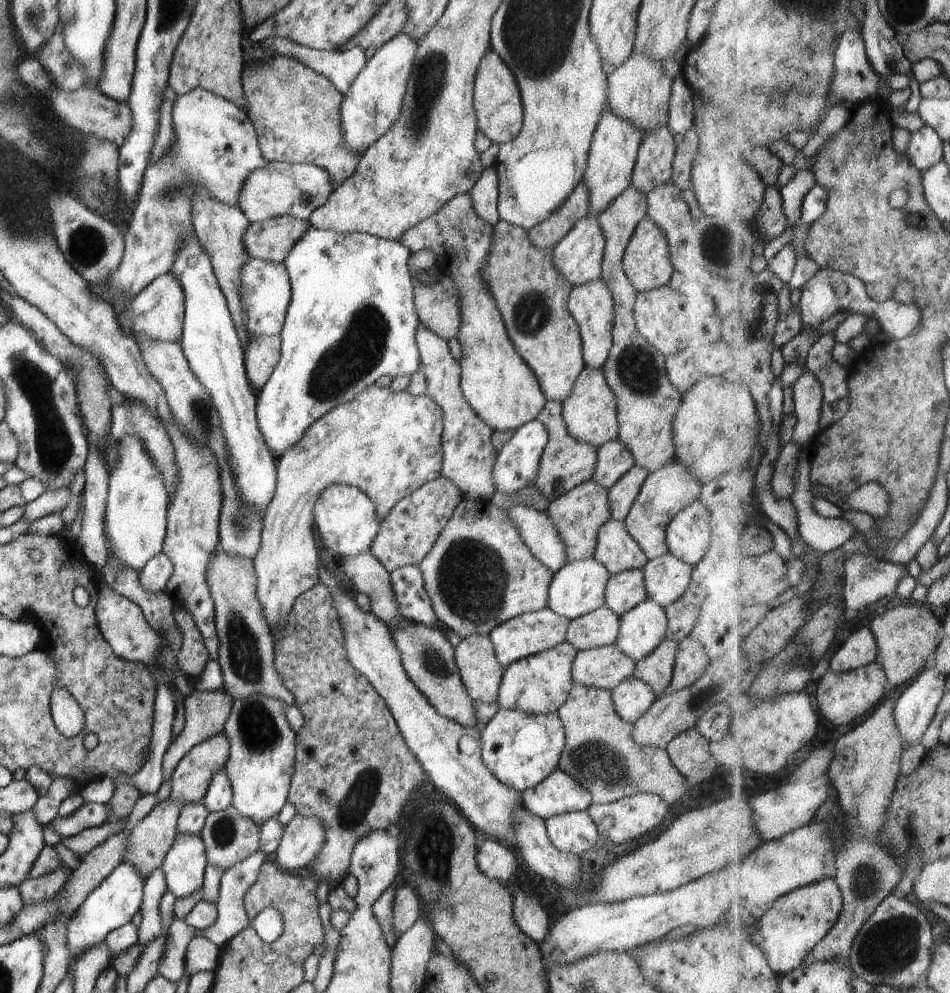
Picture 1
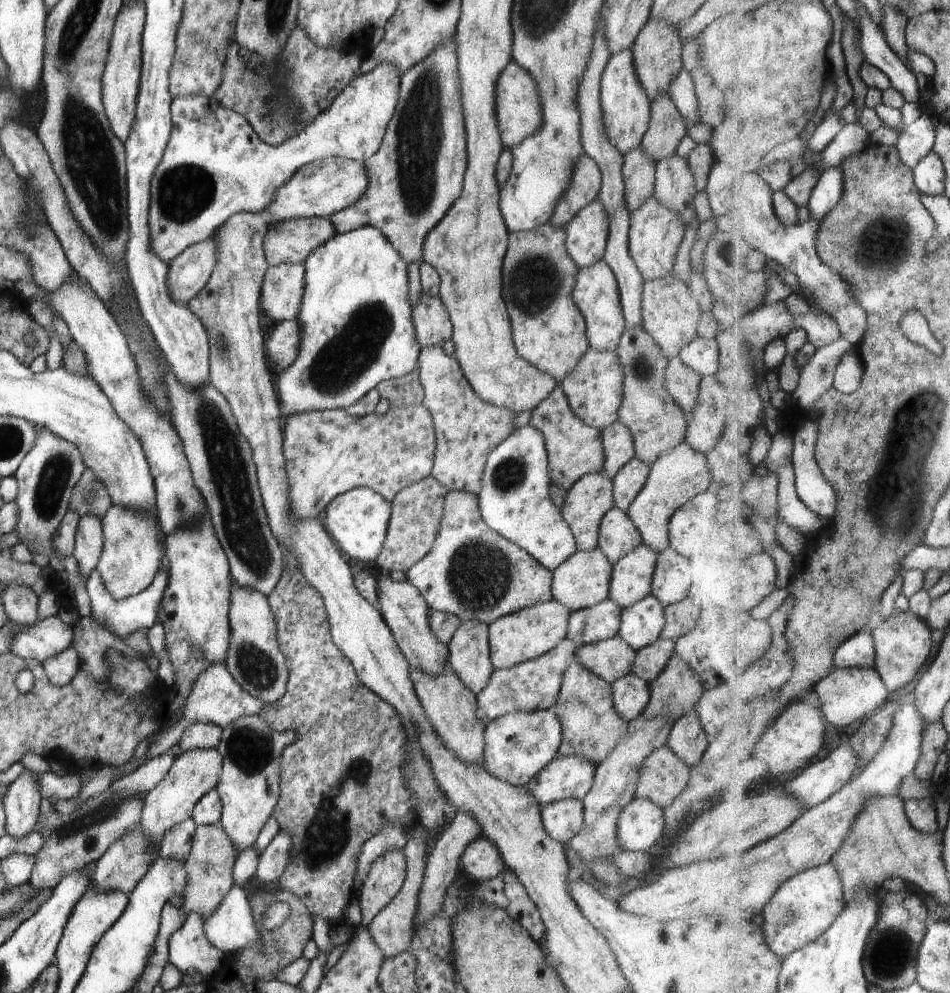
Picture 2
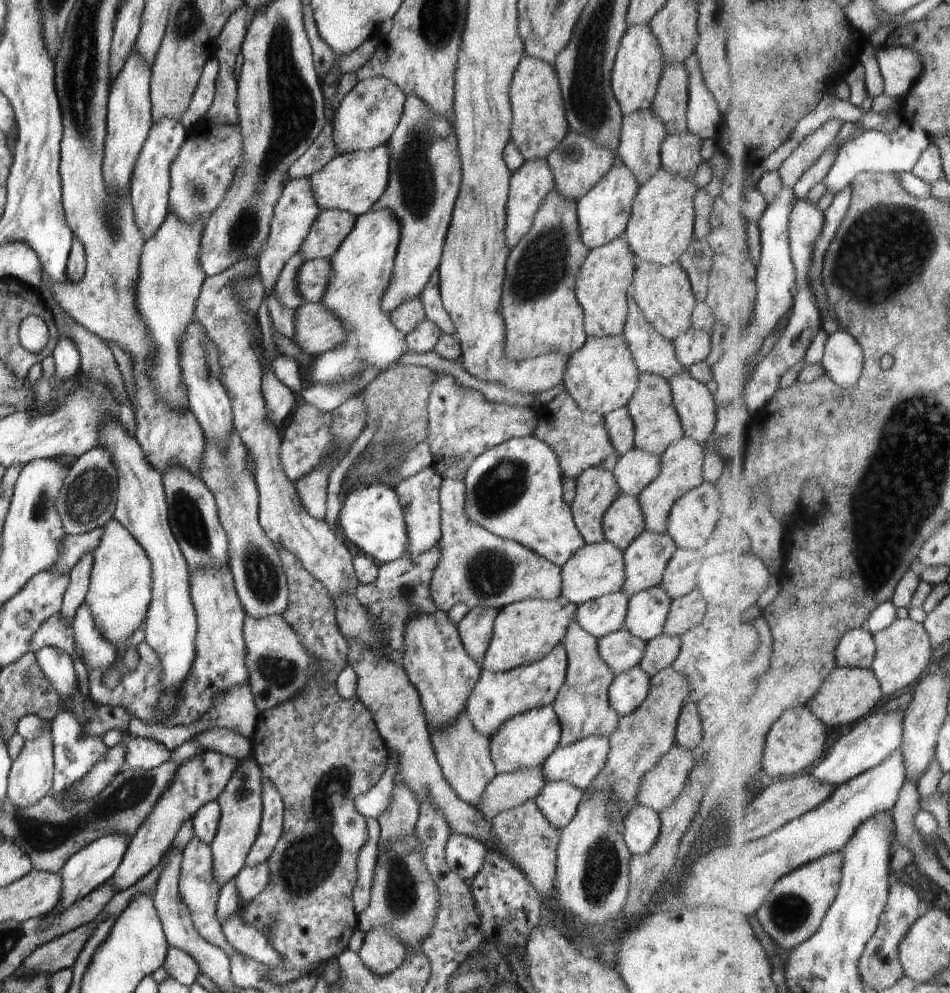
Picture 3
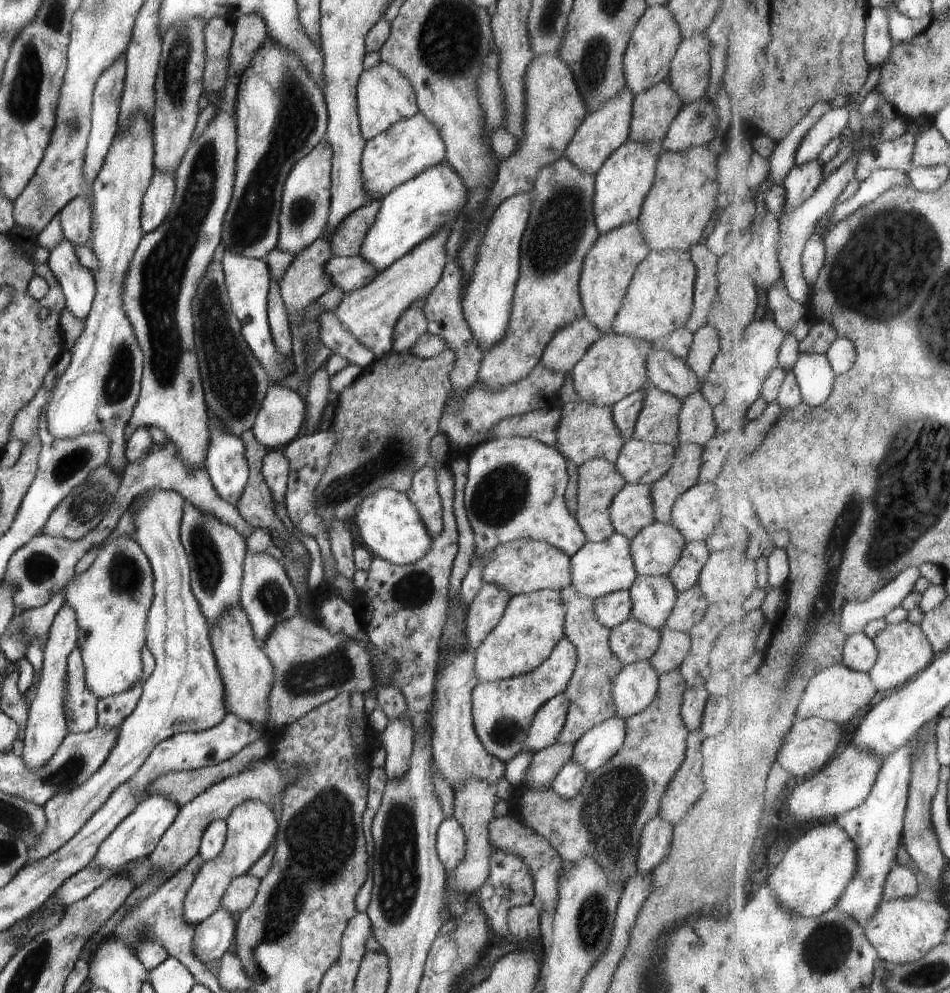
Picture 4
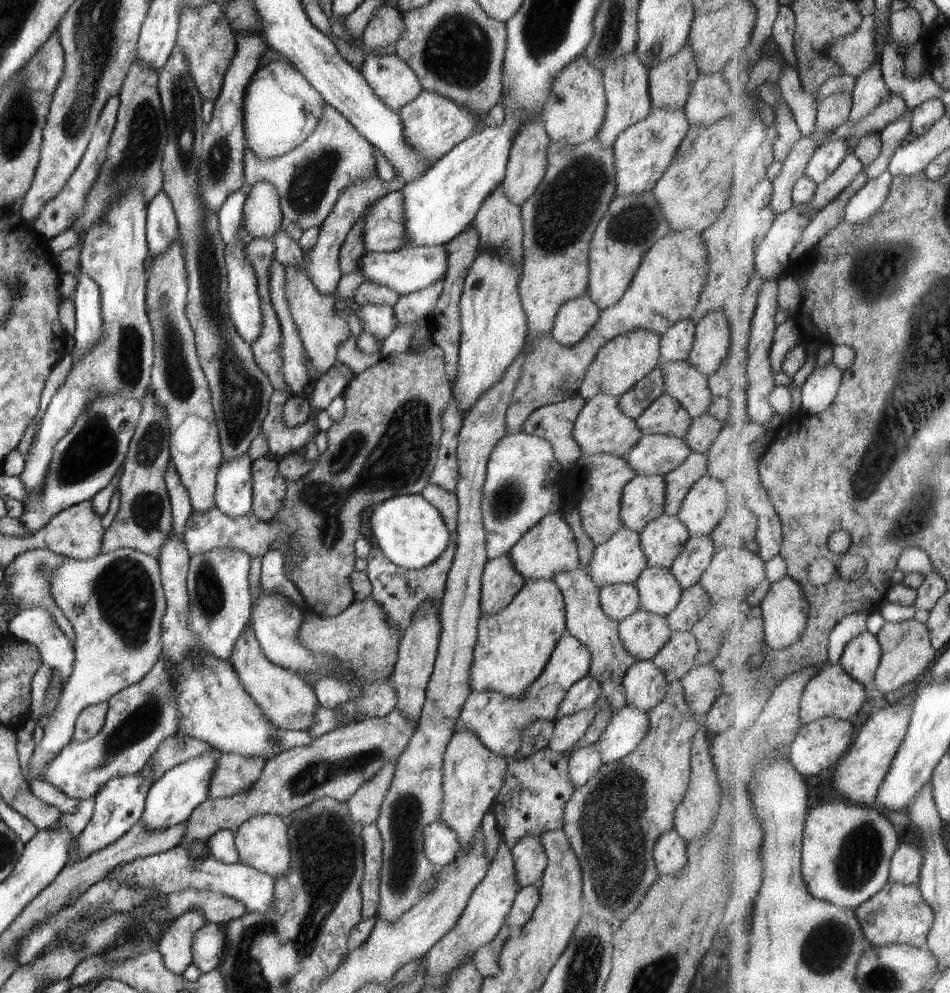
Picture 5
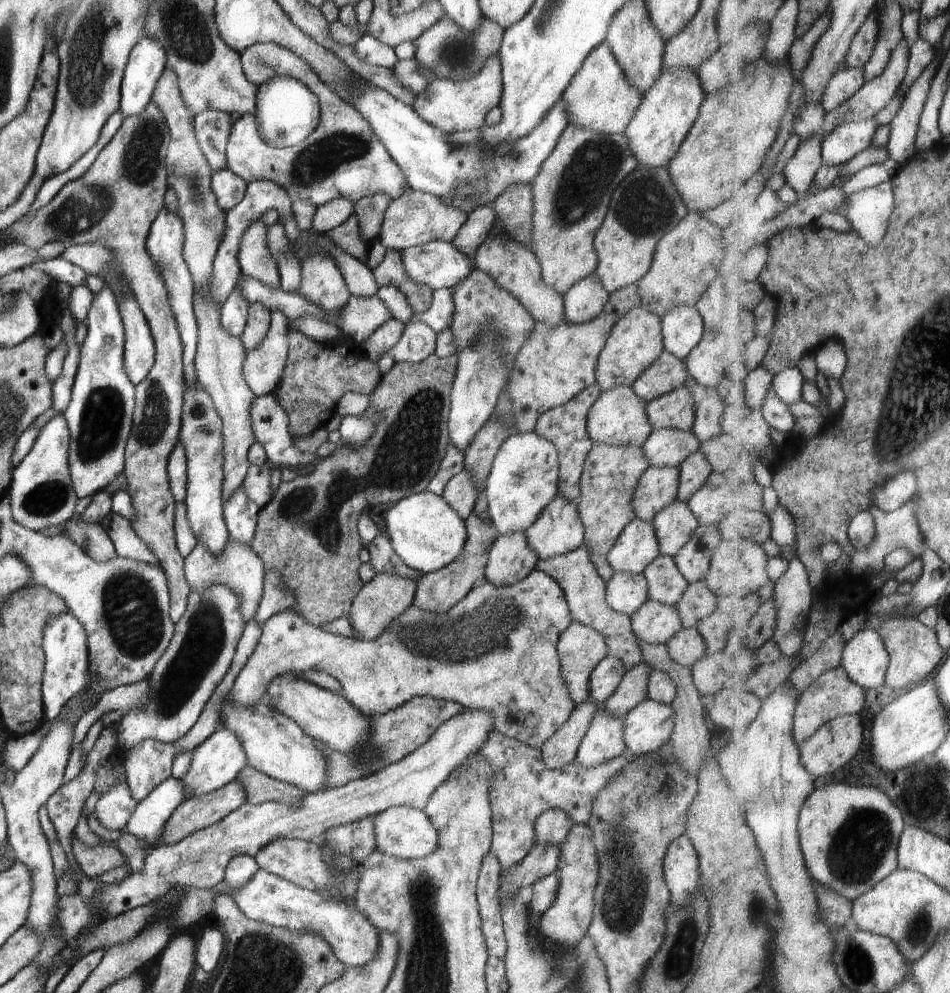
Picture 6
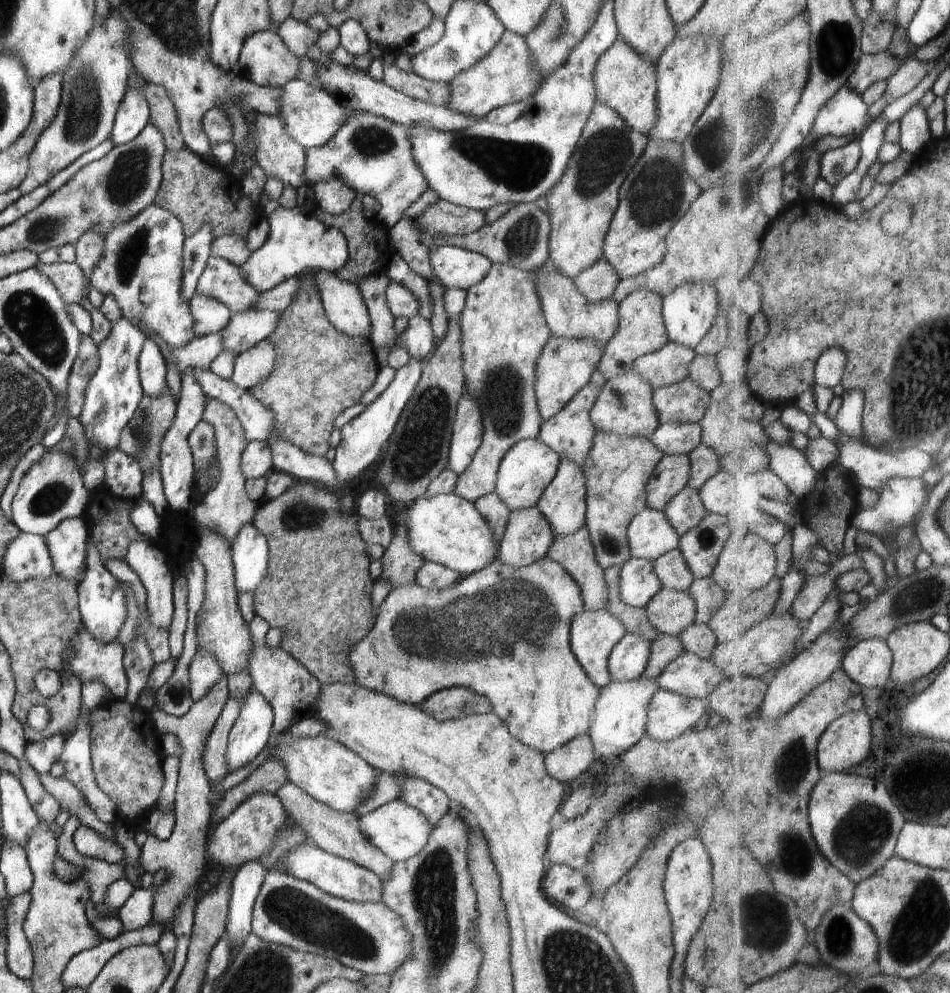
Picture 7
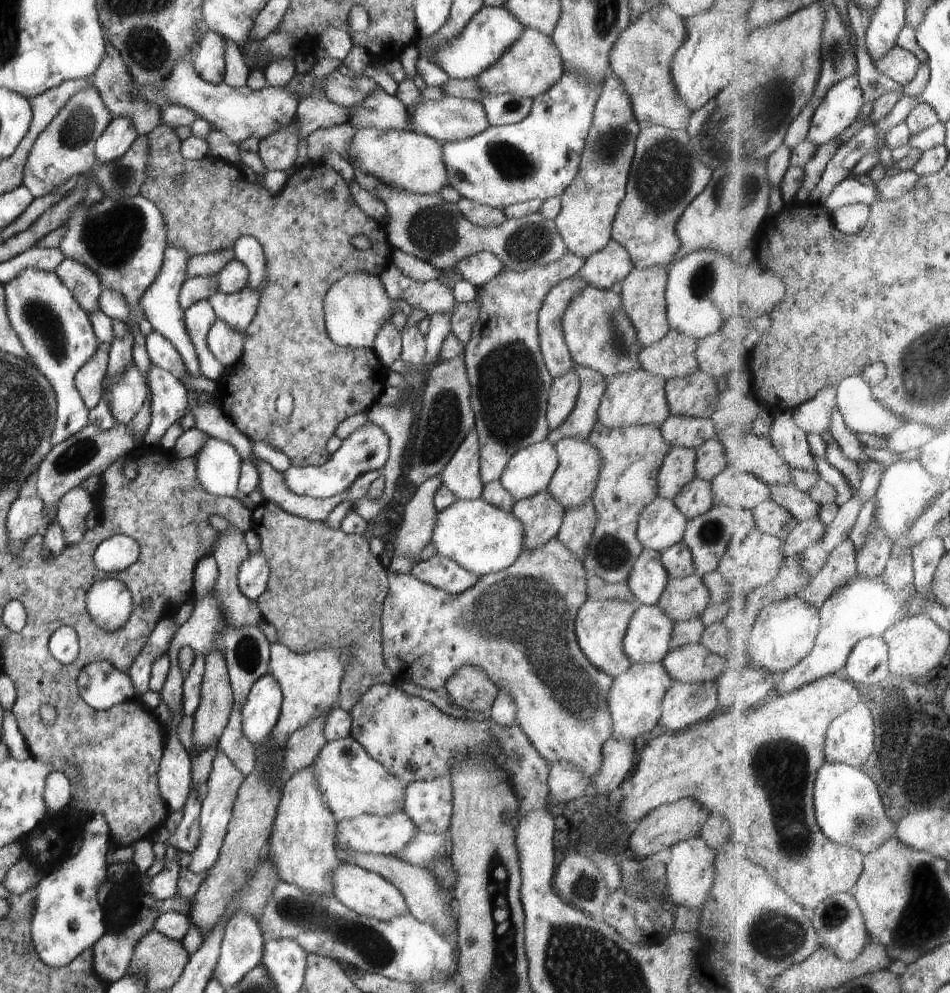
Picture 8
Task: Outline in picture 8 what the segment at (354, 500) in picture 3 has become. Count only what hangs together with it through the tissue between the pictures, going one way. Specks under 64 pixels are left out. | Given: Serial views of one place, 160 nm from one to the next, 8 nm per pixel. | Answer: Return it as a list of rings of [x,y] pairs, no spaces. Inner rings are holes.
[[[456,499],[444,510],[437,511],[431,544],[436,555],[457,562],[478,578],[508,568],[523,550],[522,523],[508,511],[484,499]]]

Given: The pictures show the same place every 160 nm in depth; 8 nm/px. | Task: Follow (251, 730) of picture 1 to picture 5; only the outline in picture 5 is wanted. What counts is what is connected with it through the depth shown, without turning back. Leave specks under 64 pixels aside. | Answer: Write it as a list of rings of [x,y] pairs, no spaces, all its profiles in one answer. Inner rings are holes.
[[[272,813],[256,815],[243,822],[234,831],[234,842],[239,856],[238,863],[255,868],[274,878],[289,873],[290,847],[287,825],[283,817]],[[196,909],[186,911],[181,914],[170,926],[166,933],[158,942],[157,951],[161,954],[162,964],[175,975],[182,975],[184,970],[193,962],[192,956],[192,941],[194,933],[207,922],[202,913],[199,913]]]

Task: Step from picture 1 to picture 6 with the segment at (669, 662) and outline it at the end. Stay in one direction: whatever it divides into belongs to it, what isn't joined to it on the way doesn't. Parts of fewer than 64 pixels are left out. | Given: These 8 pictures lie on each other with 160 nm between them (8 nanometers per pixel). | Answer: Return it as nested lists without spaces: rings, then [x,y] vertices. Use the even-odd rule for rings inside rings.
[[[695,627],[680,629],[667,643],[668,656],[680,666],[691,669],[704,655],[705,642]]]

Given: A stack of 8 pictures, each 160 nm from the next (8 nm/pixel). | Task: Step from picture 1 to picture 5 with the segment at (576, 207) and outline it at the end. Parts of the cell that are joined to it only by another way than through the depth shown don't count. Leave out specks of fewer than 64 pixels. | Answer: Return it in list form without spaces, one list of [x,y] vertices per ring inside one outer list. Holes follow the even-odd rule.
[[[632,51],[629,55],[623,55],[610,63],[603,70],[605,90],[605,122],[601,131],[595,136],[602,147],[611,147],[619,134],[630,128],[634,123],[646,118],[651,111],[651,102],[648,90],[648,69],[640,58]]]

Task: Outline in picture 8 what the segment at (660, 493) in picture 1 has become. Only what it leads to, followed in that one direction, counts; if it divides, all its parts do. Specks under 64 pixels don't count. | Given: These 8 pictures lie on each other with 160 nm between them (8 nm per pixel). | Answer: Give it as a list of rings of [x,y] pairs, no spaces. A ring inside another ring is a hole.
[[[716,438],[703,442],[695,451],[697,458],[695,476],[699,479],[711,481],[728,466],[725,448]]]

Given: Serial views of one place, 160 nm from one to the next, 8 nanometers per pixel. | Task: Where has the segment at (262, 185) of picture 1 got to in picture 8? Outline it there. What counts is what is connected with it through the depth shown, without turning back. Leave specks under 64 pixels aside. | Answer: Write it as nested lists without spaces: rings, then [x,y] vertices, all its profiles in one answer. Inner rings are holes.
[[[525,29],[517,41],[507,49],[501,58],[475,78],[479,95],[477,101],[487,97],[510,94],[534,100],[545,94],[563,74],[563,61],[560,52],[550,37],[540,32]]]

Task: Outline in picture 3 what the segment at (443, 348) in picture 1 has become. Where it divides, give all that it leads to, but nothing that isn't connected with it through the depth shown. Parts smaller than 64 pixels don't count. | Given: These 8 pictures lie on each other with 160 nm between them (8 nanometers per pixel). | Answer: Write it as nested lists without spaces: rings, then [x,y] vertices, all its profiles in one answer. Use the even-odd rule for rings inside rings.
[[[432,371],[432,372],[438,372],[439,375],[437,377],[434,377],[434,380],[432,380],[431,385],[429,386],[428,406],[427,406],[428,424],[427,424],[426,442],[428,443],[428,446],[432,451],[432,456],[433,456],[432,466],[434,467],[434,470],[440,475],[440,478],[443,478],[443,480],[454,479],[458,481],[463,481],[465,479],[465,474],[467,473],[467,470],[470,468],[470,465],[485,450],[490,450],[491,448],[494,448],[495,446],[498,446],[499,444],[502,444],[507,440],[510,440],[516,437],[525,437],[533,434],[533,430],[537,425],[537,414],[538,414],[537,409],[532,409],[530,407],[525,407],[520,405],[510,406],[507,404],[488,402],[485,400],[484,396],[482,396],[481,392],[478,392],[477,390],[474,390],[474,389],[465,389],[462,385],[459,385],[458,381],[455,381],[454,377],[450,376],[449,374],[442,373],[440,371]]]

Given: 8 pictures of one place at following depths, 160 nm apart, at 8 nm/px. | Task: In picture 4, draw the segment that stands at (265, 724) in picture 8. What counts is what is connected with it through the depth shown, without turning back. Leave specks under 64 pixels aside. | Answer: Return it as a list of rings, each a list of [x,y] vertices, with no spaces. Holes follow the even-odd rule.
[[[151,795],[142,801],[98,846],[94,858],[89,862],[94,869],[114,869],[136,861],[140,857],[148,857],[156,848],[162,835],[174,822],[179,813],[179,806],[163,795]]]

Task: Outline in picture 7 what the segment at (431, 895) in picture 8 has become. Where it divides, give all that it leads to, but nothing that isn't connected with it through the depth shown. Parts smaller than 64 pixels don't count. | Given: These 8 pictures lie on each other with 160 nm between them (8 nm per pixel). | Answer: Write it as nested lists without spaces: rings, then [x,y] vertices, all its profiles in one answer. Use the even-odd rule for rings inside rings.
[[[289,781],[278,788],[276,797],[280,798],[287,814],[290,814],[294,821],[302,826],[306,836],[310,836],[310,843],[333,856],[350,860],[358,866],[374,871],[382,881],[390,880],[392,866],[396,862],[393,862],[386,854],[383,854],[374,844],[371,844],[362,836],[362,832],[358,830],[358,817],[354,814],[340,814],[340,812],[328,808],[328,806],[317,802],[312,796],[308,796],[302,788]]]

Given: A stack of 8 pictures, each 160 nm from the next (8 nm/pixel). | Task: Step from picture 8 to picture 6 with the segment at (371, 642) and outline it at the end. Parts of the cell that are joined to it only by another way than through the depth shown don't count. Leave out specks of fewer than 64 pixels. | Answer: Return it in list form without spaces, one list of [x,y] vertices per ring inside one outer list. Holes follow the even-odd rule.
[[[435,352],[419,363],[395,362],[386,374],[381,375],[361,415],[364,419],[373,415],[380,418],[370,438],[357,447],[338,443],[329,457],[315,462],[312,470],[292,481],[281,481],[271,501],[259,509],[251,549],[262,560],[266,571],[278,569],[283,585],[297,598],[295,608],[286,611],[298,613],[307,623],[320,628],[337,618],[348,616],[352,601],[364,584],[358,576],[362,564],[358,554],[363,548],[357,530],[358,519],[377,504],[394,504],[427,490],[449,444],[448,421],[456,367],[456,355],[441,359]]]

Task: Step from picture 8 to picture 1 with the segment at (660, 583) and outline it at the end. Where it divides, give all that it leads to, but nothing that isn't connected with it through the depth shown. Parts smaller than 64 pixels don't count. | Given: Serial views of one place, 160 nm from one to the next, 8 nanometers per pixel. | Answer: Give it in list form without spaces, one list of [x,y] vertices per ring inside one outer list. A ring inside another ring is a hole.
[[[604,606],[570,621],[565,637],[577,651],[614,645],[619,635],[620,617]]]

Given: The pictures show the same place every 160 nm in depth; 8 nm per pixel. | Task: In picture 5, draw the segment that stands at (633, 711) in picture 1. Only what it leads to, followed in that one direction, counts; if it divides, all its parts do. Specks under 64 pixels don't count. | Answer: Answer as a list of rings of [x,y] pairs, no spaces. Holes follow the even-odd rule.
[[[636,661],[622,679],[627,706],[647,713],[666,694],[667,680],[652,661]]]

